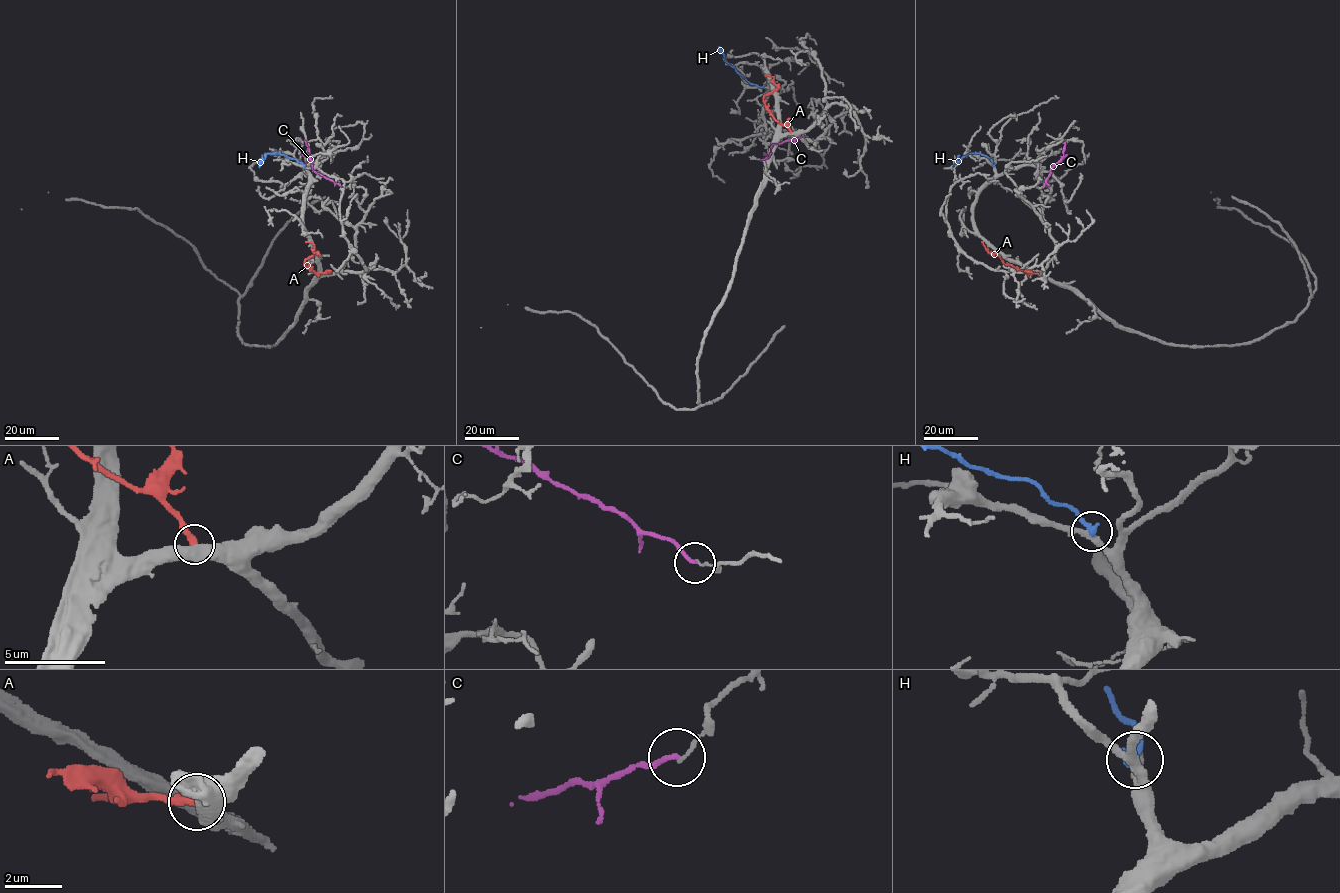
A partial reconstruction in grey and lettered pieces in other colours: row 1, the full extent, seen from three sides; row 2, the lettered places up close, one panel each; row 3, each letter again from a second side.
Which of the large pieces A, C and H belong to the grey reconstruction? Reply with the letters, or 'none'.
none

